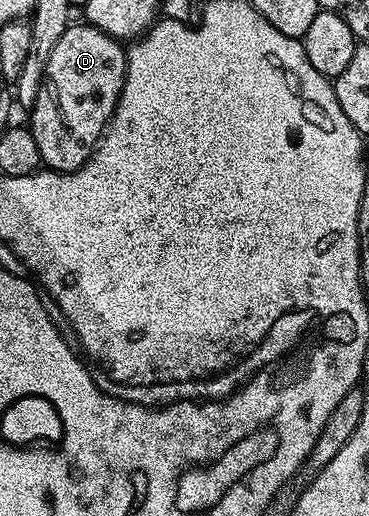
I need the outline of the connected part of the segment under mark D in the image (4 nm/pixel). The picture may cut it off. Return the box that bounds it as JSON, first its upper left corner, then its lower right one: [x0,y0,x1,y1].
[28,23,125,173]

